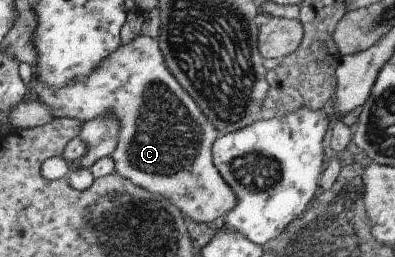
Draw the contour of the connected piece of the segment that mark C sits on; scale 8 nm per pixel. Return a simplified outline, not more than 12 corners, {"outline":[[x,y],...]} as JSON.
{"outline":[[142,35],[85,81],[37,76],[55,118],[114,113],[116,173],[188,220],[237,204],[219,132]]}

